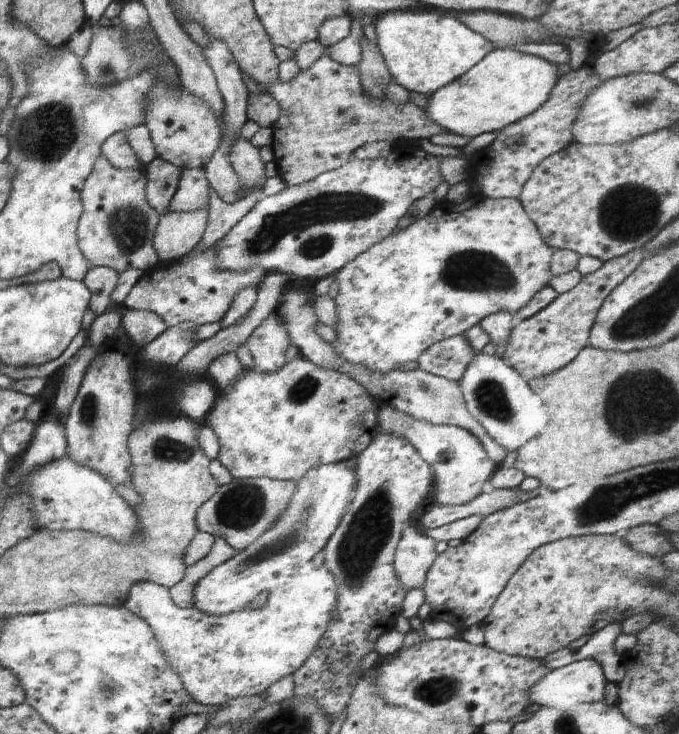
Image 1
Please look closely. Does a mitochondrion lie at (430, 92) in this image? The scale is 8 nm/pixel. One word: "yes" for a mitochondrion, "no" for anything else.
no

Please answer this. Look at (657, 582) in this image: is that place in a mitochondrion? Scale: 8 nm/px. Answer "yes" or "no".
yes

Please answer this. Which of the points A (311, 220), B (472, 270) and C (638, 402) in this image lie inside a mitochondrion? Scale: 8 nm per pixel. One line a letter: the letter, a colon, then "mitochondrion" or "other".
A: mitochondrion
B: mitochondrion
C: mitochondrion

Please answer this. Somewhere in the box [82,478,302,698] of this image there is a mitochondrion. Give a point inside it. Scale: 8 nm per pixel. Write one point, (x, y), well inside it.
(241, 506)

